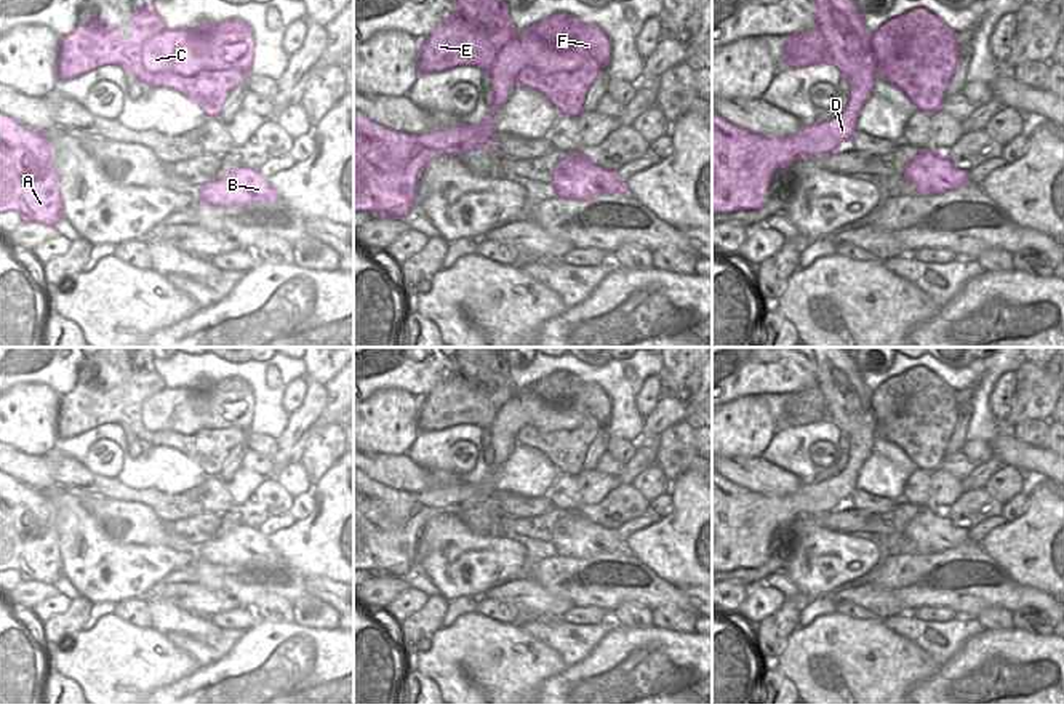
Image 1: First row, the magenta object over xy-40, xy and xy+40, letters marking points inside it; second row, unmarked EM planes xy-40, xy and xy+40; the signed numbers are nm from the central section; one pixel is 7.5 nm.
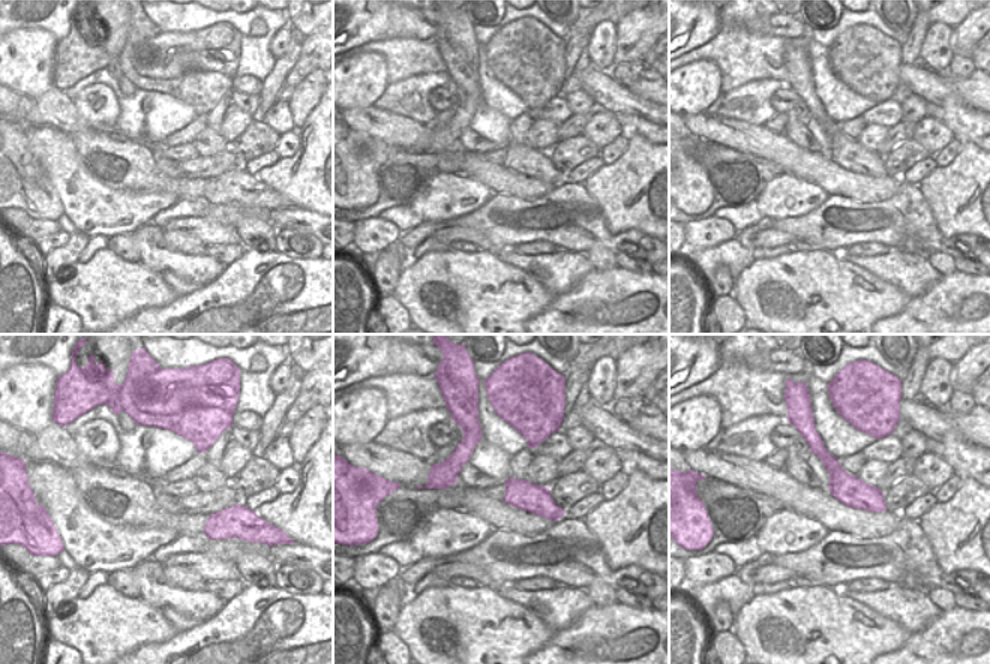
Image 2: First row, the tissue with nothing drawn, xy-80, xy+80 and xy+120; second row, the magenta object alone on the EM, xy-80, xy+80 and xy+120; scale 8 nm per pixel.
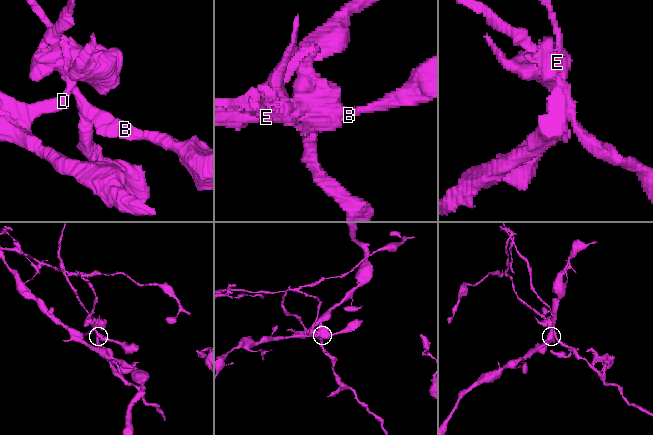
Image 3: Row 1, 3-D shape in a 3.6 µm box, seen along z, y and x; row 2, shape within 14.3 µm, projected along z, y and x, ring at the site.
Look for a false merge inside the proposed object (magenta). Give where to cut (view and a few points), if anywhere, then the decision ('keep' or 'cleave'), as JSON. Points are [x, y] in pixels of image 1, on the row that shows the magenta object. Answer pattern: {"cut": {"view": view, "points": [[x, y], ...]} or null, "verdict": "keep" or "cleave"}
{"cut": {"view": "xy+40", "points": [[848, 104], [858, 112]]}, "verdict": "cleave"}

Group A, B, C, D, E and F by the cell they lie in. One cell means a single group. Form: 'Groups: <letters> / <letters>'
Groups: A D / B C E F.

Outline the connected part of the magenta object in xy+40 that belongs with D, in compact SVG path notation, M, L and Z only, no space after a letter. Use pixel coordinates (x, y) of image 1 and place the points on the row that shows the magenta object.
M850 106L824 123L803 125L795 134L770 138L738 128L722 118L712 109L712 214L754 211L768 198L771 176L784 166L790 166L800 157L827 155L842 150L856 131L859 112Z

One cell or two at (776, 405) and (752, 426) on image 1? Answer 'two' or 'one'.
two

